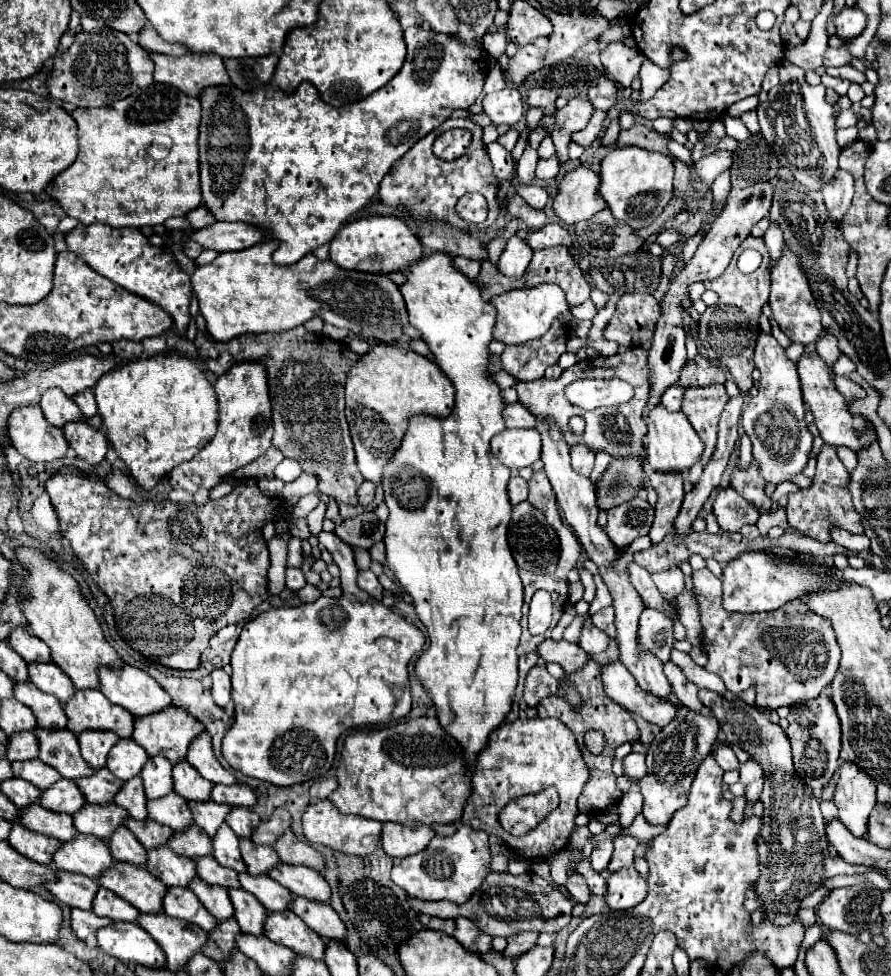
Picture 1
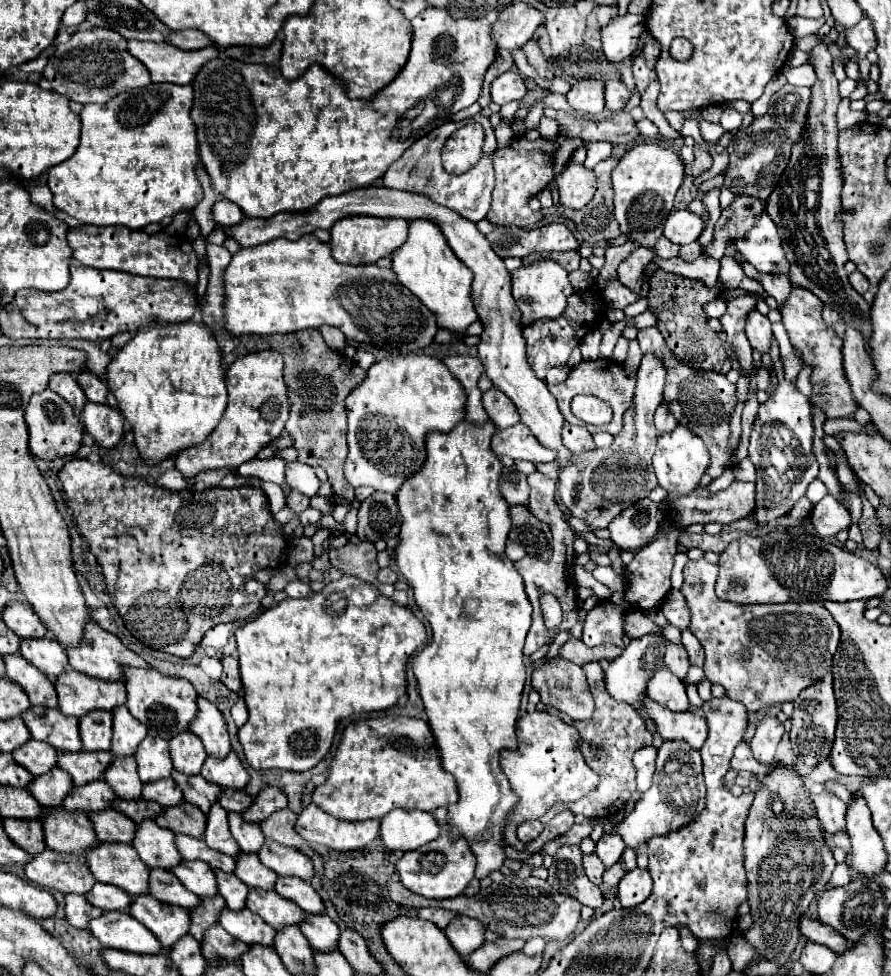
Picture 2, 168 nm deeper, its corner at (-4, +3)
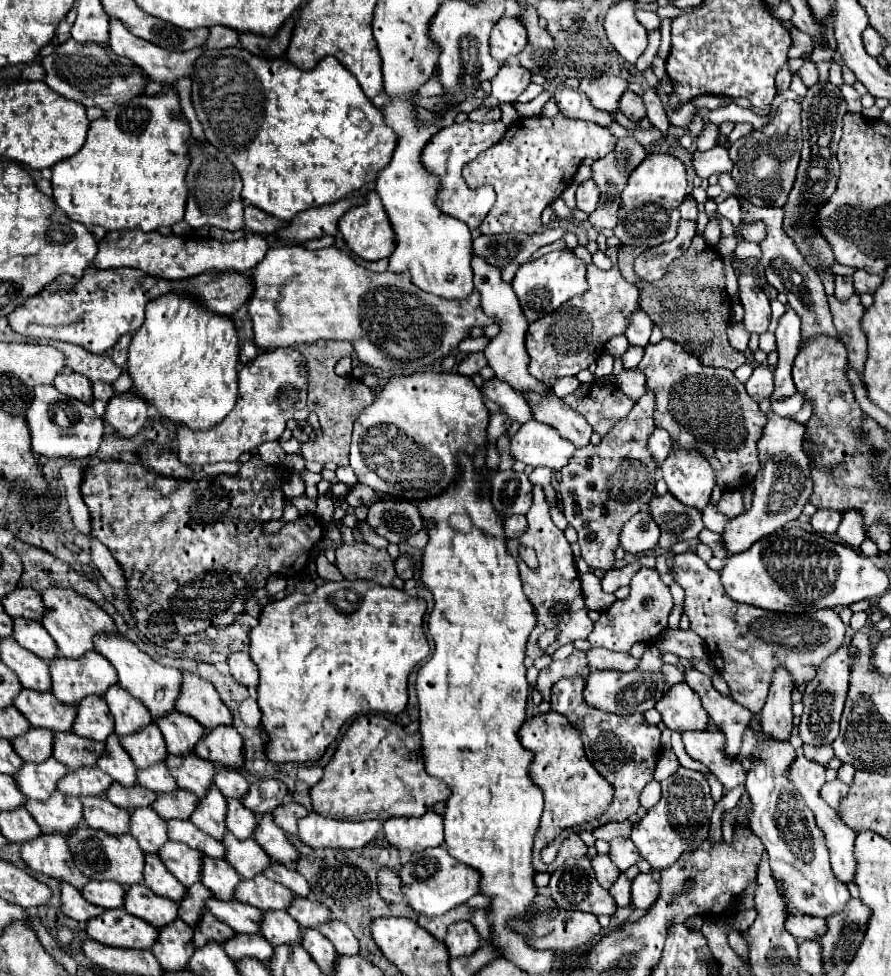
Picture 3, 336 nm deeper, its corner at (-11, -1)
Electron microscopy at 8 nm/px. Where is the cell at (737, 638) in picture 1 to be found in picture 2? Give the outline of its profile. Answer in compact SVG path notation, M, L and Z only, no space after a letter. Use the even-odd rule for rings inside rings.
M705 559L689 561L683 569L683 595L691 609L691 633L701 641L705 649L703 671L711 683L719 683L727 689L733 701L743 703L749 713L767 711L785 701L795 701L795 697L813 681L821 681L831 669L831 659L839 645L839 625L831 613L817 601L805 603L785 603L785 605L733 605L725 603L715 595L719 567Z

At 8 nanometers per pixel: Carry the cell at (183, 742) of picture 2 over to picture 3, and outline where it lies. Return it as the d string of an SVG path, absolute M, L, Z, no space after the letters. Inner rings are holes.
M168 713L168 717L160 717L160 721L154 721L158 729L164 735L168 753L184 755L194 751L194 745L202 739L204 727L198 721L192 721L192 717L184 717L184 713Z

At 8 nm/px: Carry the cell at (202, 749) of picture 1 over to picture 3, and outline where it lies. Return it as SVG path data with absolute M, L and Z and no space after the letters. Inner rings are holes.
M184 671L180 697L176 697L176 709L194 717L204 729L214 729L216 725L232 723L230 709L224 705L214 685L202 677Z

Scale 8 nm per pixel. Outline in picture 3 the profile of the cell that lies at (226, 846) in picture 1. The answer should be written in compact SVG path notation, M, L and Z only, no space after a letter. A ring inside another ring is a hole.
M212 783L208 787L208 793L198 801L198 807L194 809L190 821L204 833L222 841L220 837L224 837L226 833L224 819L226 819L226 797Z

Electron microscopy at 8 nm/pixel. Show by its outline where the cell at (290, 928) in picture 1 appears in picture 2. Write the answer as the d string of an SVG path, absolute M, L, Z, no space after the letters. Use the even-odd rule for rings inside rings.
M249 889L247 897L247 909L263 917L267 925L273 925L273 929L283 929L289 925L299 927L301 921L305 921L305 913L299 905L293 901L287 901L285 897L277 895L275 891L263 891L263 889Z

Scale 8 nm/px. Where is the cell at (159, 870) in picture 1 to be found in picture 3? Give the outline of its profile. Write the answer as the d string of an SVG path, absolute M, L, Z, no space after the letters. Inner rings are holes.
M140 807L130 811L130 835L138 841L144 853L158 853L158 849L168 841L166 821L150 807Z

